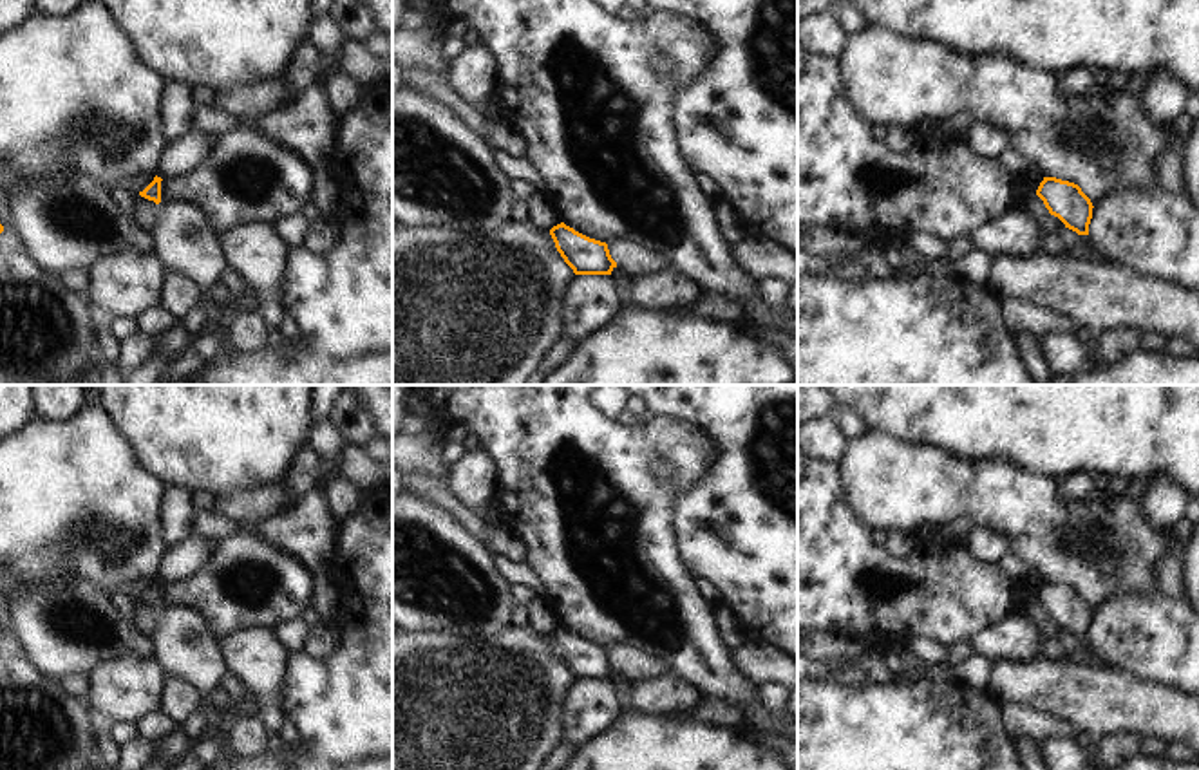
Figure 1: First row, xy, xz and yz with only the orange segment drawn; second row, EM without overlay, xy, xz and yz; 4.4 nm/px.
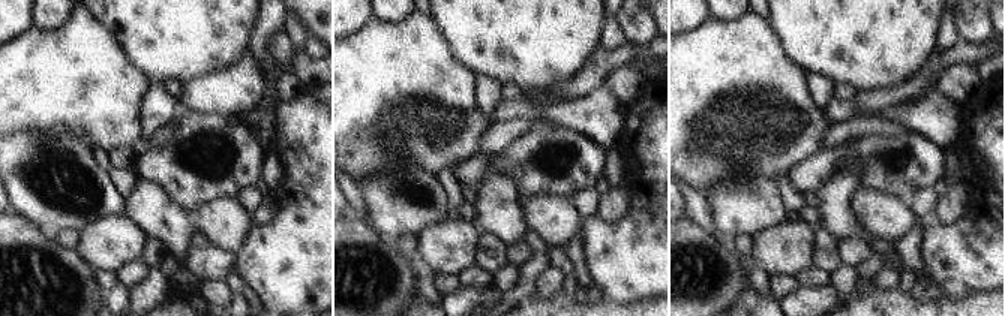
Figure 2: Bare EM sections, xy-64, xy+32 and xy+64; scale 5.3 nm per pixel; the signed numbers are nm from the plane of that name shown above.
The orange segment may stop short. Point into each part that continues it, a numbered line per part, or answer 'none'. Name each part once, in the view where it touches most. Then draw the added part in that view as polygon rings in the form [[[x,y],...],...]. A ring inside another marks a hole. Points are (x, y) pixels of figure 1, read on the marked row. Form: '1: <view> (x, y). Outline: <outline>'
none.

